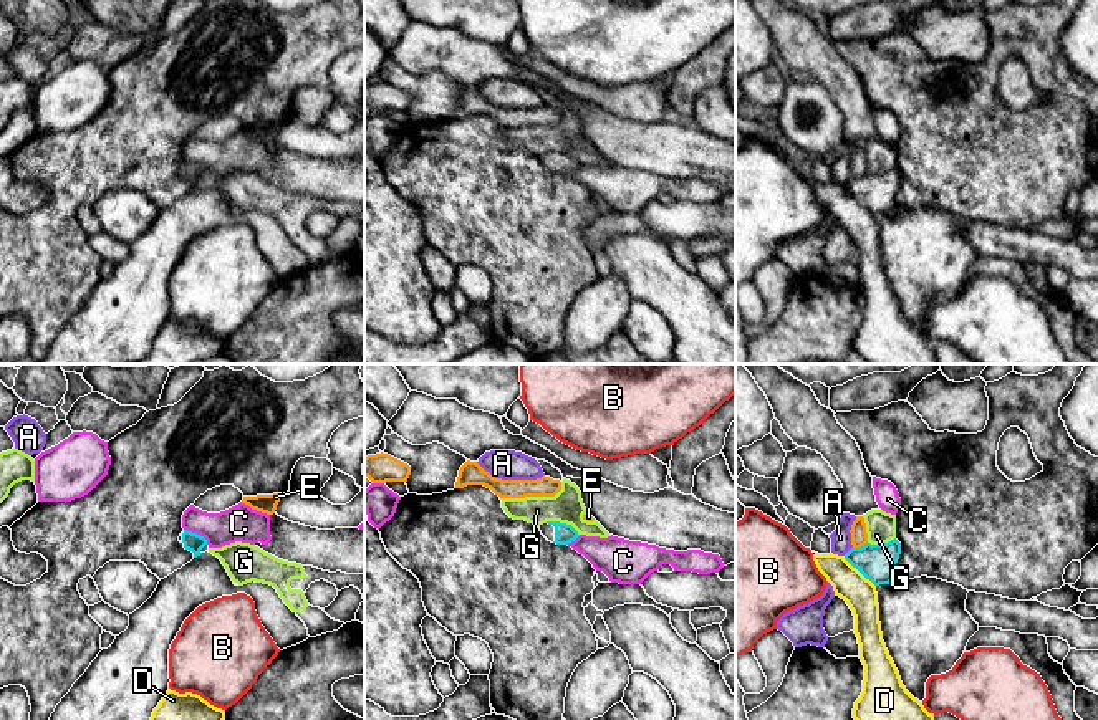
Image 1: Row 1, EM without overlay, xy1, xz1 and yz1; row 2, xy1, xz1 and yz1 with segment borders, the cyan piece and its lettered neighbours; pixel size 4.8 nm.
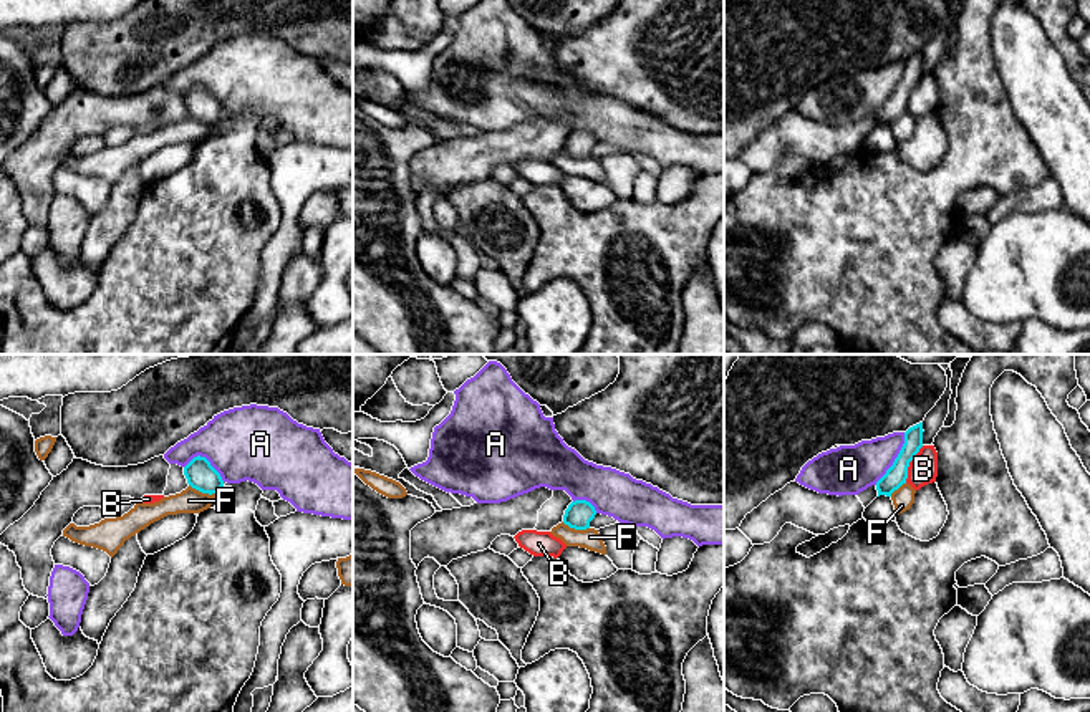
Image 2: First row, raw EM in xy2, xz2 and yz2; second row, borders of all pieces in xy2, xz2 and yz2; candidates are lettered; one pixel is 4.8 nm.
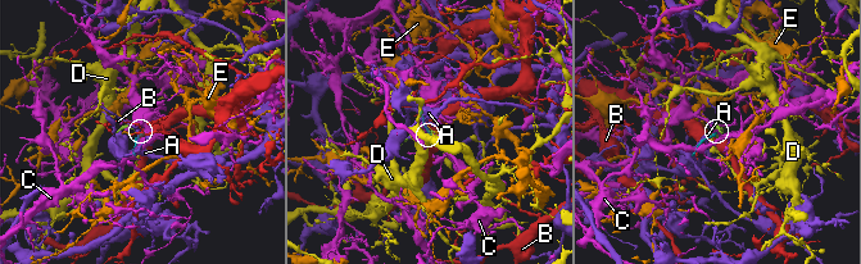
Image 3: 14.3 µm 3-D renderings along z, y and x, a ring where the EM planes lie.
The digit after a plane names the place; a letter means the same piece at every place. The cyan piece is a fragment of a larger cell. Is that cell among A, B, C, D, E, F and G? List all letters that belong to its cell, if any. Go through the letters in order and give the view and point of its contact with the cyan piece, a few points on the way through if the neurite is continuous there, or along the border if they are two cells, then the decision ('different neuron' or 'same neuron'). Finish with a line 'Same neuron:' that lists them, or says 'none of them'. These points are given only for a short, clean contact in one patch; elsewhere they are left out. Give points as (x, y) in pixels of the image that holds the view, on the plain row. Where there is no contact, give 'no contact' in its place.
A: contact yz2 (895, 88); different neuron
B: contact yz2 (908, 93); border yz2 (923, 75), (910, 91), (905, 111); different neuron
C: contact xy1 (196, 163); border xy1 (184, 158), (199, 163), (207, 172); different neuron
D: contact yz1 (860, 201); border yz1 (843, 186), (875, 216); different neuron
E: contact yz1 (862, 176); different neuron
F: contact xy2 (202, 121); border xy2 (189, 113), (202, 121), (216, 123); different neuron
G: contact xz1 (563, 153); border xz1 (545, 151), (565, 151), (578, 164); different neuron
Same neuron: none of them

